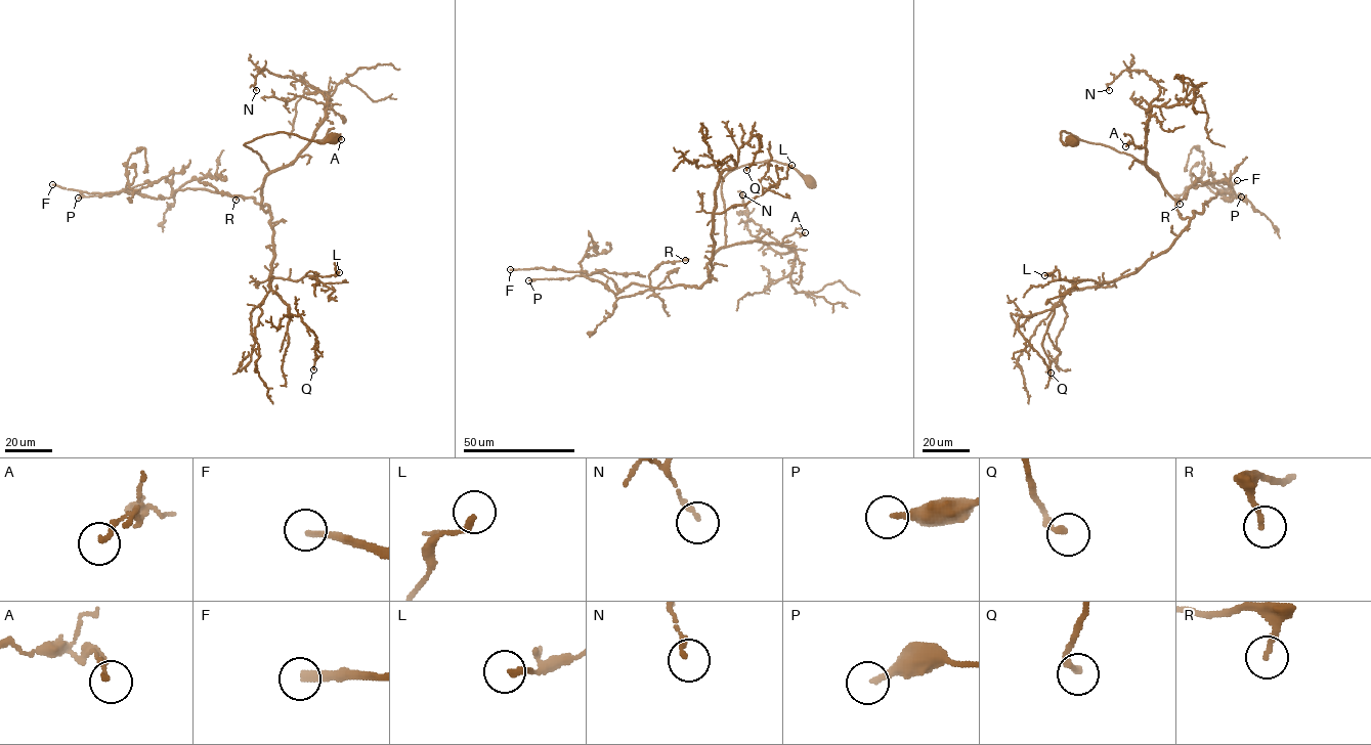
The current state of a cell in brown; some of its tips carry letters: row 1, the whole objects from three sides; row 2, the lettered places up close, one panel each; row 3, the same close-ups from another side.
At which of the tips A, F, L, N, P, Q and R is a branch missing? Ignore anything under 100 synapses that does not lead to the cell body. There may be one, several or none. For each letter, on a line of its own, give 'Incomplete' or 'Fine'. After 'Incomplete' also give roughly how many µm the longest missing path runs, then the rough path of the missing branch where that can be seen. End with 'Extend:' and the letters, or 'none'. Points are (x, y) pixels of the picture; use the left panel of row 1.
A: Fine
F: Incomplete. Missing length about 170 µm
L: Fine
N: Fine
P: Fine
Q: Fine
R: Fine
Extend: F

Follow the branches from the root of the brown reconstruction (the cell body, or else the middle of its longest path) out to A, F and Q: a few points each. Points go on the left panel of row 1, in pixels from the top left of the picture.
A: (333, 139), (318, 142), (280, 132), (244, 144), (272, 171), (289, 165), (313, 140), (341, 139)
F: (333, 139), (280, 132), (244, 143), (269, 170), (266, 212), (253, 198), (201, 188), (154, 198), (52, 184)
Q: (333, 139), (280, 132), (244, 144), (269, 170), (261, 194), (273, 231), (267, 286), (313, 332), (313, 369)

